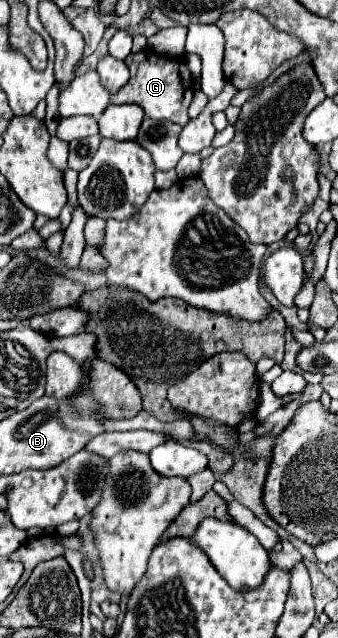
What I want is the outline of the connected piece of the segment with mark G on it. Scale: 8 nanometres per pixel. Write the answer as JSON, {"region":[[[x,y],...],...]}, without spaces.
{"region":[[[143,49],[139,53],[131,53],[125,59],[131,79],[125,87],[121,87],[119,93],[111,97],[113,105],[123,105],[123,103],[137,103],[143,107],[145,115],[149,119],[167,119],[179,125],[187,123],[187,107],[193,99],[193,87],[183,81],[181,77],[181,63],[175,57],[161,57],[149,49]]]}

